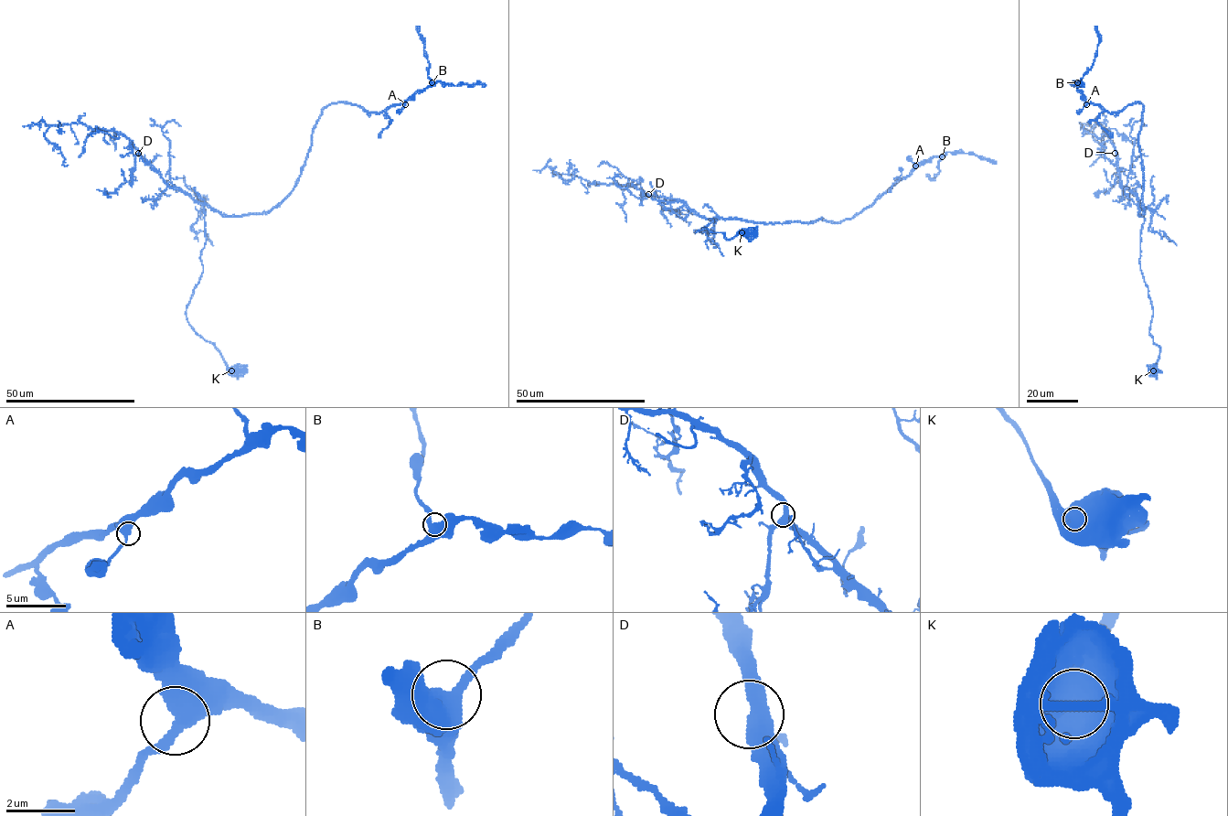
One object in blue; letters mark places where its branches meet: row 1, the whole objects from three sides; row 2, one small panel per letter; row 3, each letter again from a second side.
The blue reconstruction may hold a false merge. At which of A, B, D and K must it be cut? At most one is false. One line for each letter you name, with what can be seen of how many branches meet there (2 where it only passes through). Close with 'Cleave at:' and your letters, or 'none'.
Cleave at: none

